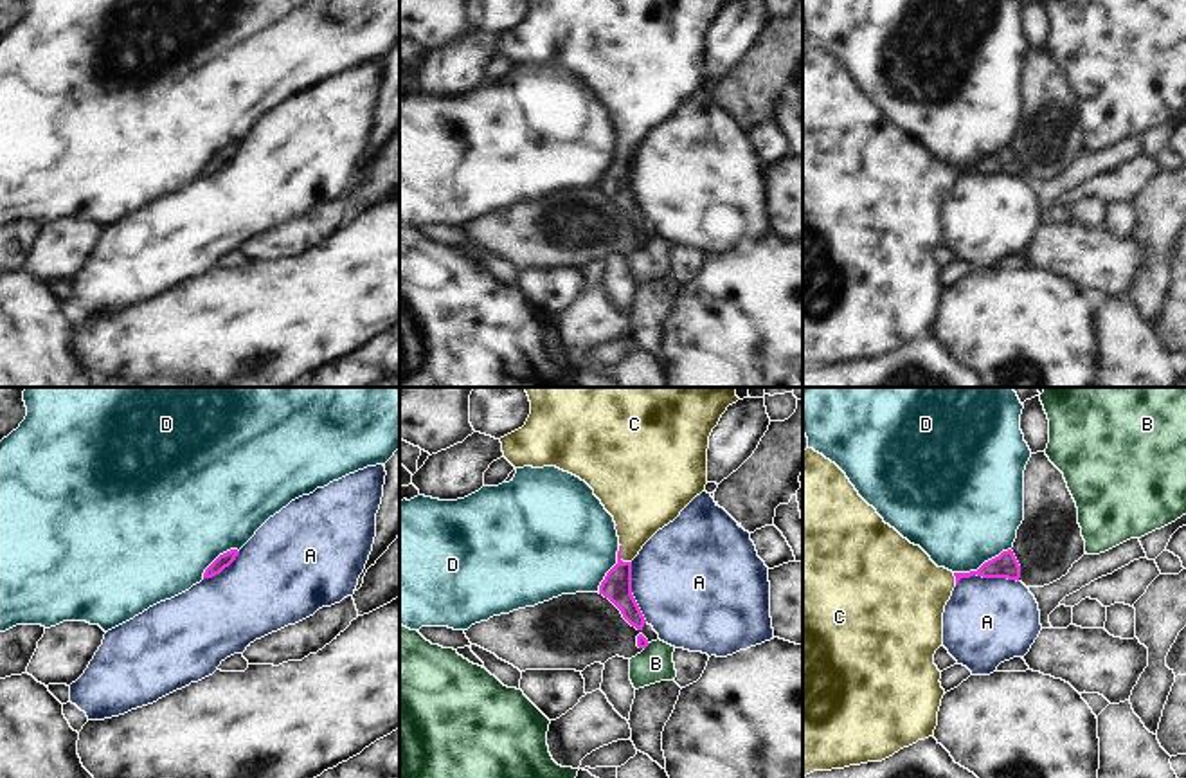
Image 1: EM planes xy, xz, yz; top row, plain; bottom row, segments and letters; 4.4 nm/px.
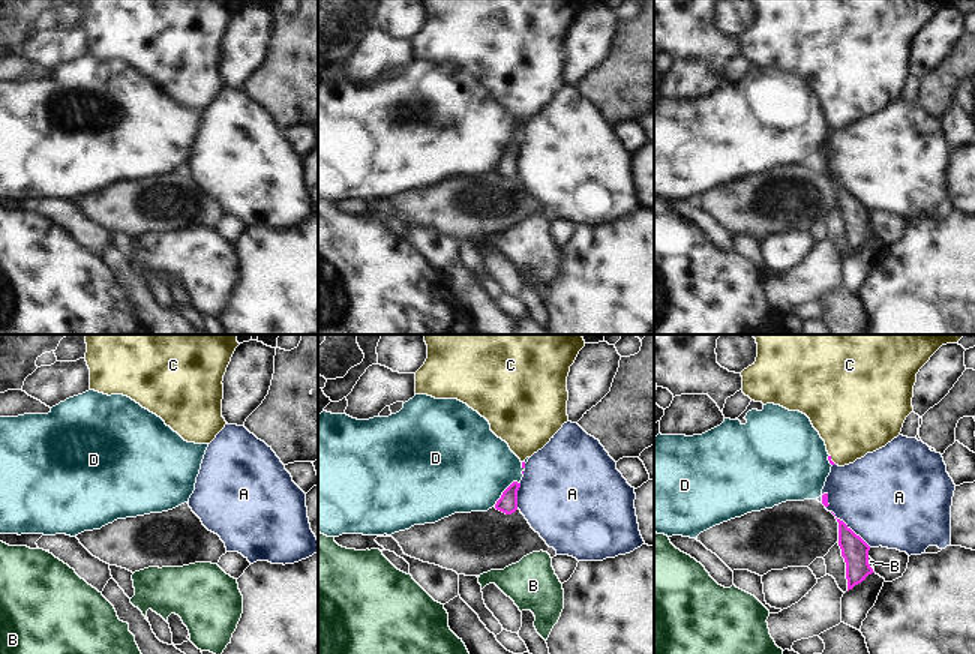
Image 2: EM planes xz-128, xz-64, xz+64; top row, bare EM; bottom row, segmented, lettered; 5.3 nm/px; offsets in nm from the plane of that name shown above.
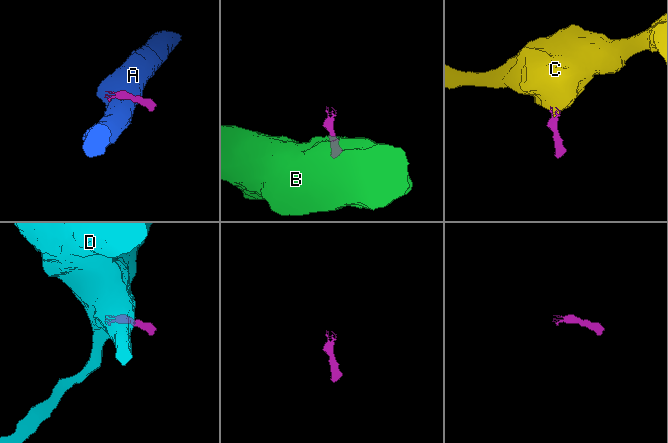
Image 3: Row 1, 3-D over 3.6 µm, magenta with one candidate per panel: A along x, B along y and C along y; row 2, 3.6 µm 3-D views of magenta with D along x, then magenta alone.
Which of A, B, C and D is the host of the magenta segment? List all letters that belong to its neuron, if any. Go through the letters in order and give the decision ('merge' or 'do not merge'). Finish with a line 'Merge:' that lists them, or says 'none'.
A: do not merge
B: do not merge
C: merge
D: do not merge
Merge: C

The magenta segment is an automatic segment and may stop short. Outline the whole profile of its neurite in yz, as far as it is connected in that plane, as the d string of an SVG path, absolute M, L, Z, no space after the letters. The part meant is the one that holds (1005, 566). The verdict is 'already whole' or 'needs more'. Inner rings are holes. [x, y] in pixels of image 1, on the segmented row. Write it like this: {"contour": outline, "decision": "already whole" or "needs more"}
{"contour": "M813 448L804 450L803 459L803 776L813 771L844 769L867 762L882 762L903 747L934 737L938 726L938 711L945 690L941 688L941 672L934 665L934 654L943 645L943 612L961 578L1020 578L1020 565L1011 549L984 562L977 571L952 573L938 567L930 556L903 538L894 528L884 522L873 506L869 506L849 483L846 474L822 454Z", "decision": "needs more"}

